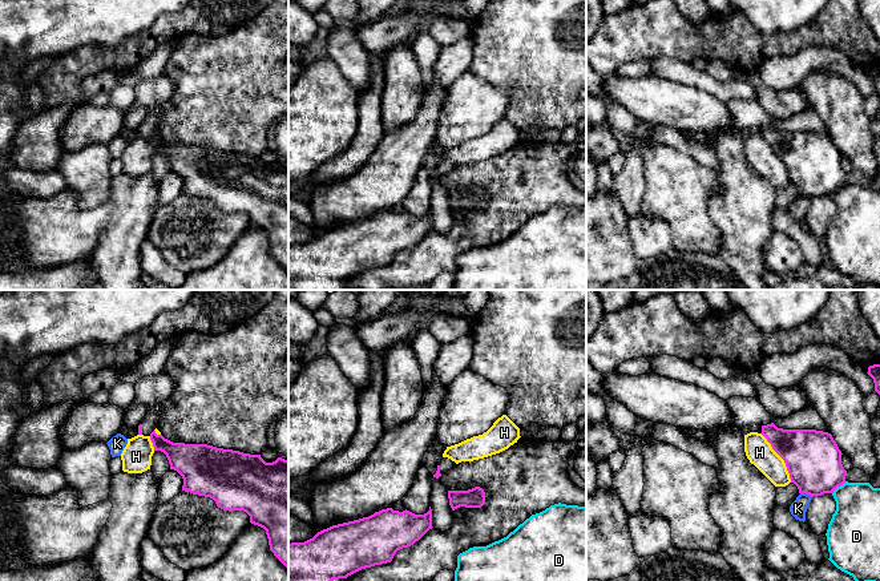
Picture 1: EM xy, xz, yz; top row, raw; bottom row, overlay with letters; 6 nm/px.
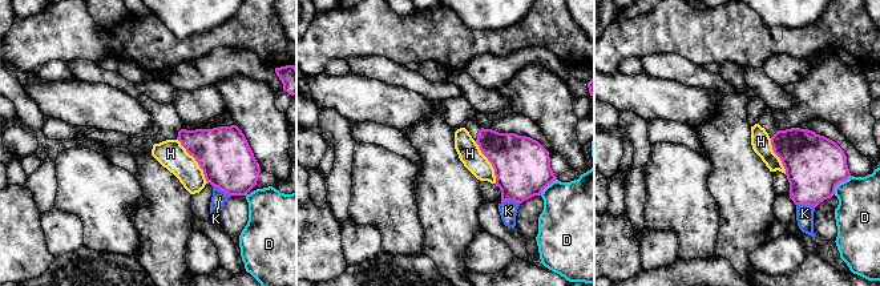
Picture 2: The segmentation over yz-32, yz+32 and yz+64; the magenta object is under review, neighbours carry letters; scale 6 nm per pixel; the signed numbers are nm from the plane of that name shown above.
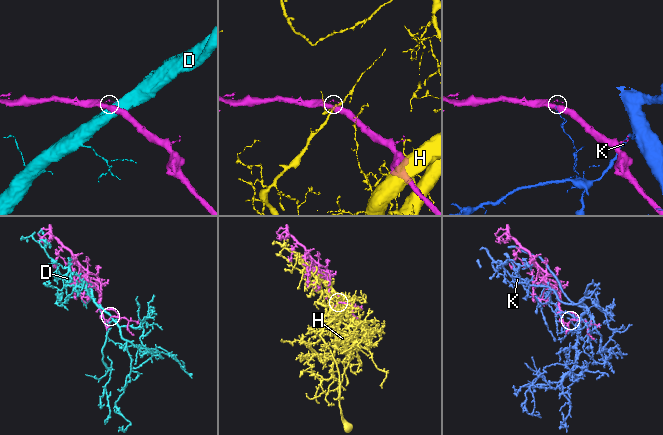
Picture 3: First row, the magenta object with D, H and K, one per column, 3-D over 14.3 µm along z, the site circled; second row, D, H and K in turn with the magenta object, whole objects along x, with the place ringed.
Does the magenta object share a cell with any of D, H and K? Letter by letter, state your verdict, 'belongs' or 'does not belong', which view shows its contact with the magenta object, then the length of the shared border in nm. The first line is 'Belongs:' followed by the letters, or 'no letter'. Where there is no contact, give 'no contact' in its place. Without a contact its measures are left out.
Belongs: no letter
D: does not belong; contact in yz; length 120 nm
H: does not belong; contact in yz; length 340 nm
K: does not belong; contact in yz; length 80 nm

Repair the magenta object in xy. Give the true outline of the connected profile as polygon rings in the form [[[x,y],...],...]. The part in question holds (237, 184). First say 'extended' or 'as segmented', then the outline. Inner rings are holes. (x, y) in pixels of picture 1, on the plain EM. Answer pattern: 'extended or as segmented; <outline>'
extended; [[[162,106],[148,110],[144,124],[138,128],[138,137],[149,138],[154,153],[166,157],[170,172],[177,173],[182,181],[182,193],[193,197],[210,199],[217,209],[223,213],[243,213],[250,218],[250,225],[266,233],[270,253],[288,273],[288,162],[278,160],[273,165],[266,165],[261,157],[250,157],[233,152],[217,150],[207,146],[173,145],[162,137],[156,136],[157,126],[162,116]]]

